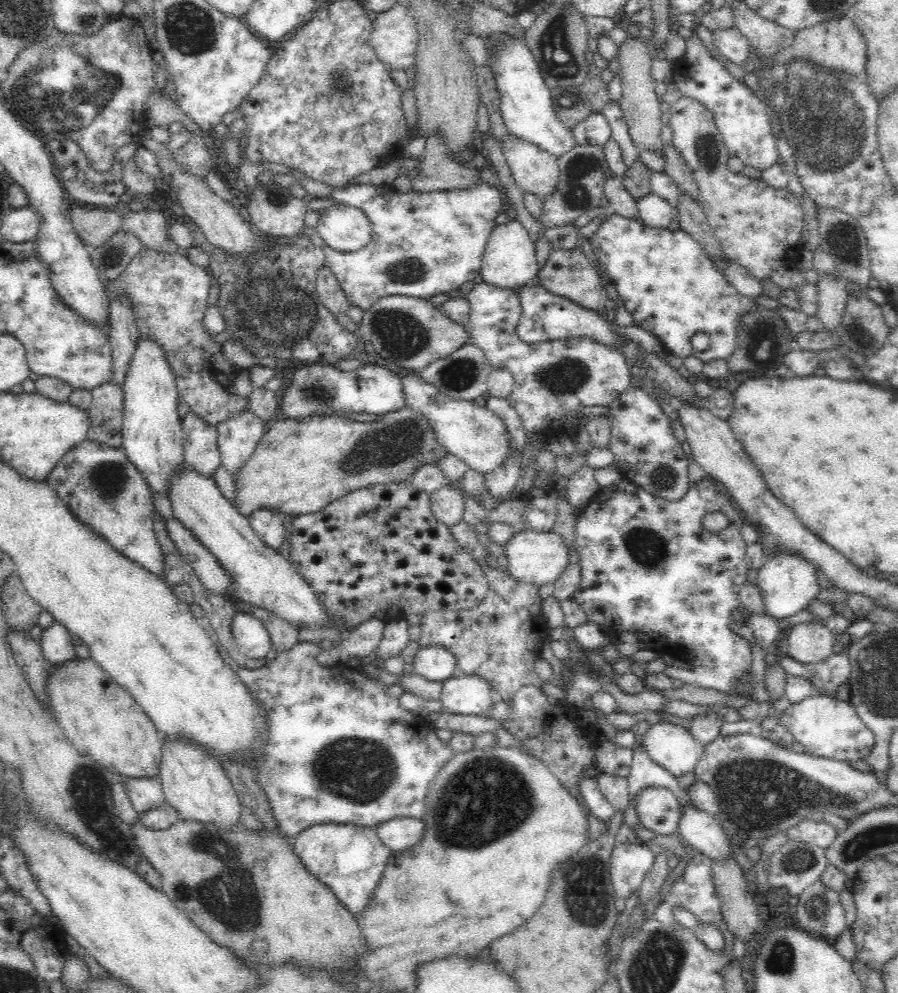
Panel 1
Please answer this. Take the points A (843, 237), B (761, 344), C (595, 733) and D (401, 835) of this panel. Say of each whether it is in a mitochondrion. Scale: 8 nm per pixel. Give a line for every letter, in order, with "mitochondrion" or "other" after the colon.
A: mitochondrion
B: mitochondrion
C: other
D: other

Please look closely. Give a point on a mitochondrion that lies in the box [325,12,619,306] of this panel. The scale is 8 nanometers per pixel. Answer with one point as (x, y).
(581, 169)

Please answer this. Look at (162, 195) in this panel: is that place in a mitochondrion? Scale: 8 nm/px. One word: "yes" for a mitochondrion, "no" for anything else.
no

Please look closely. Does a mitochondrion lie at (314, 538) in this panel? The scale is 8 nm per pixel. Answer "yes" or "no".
no

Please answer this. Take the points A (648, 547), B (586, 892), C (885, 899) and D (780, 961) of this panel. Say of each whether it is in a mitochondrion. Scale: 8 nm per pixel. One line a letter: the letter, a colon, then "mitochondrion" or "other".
A: mitochondrion
B: mitochondrion
C: other
D: mitochondrion

